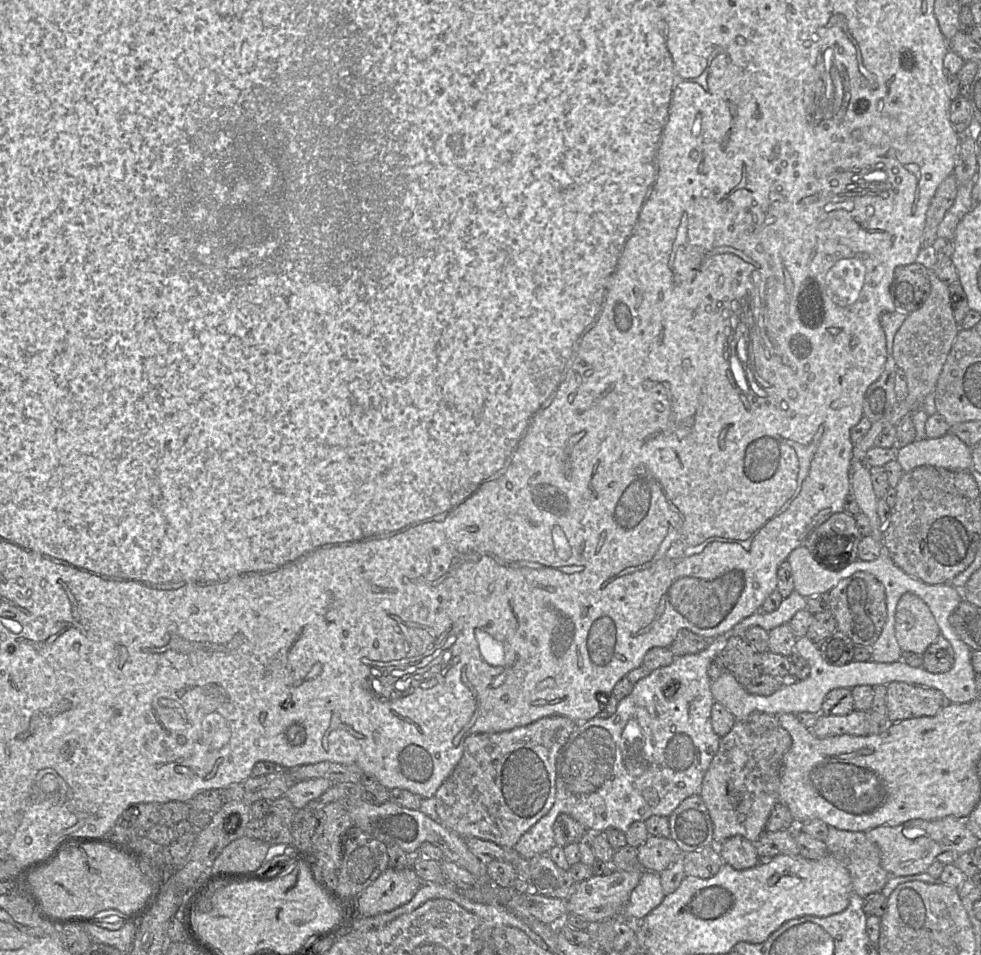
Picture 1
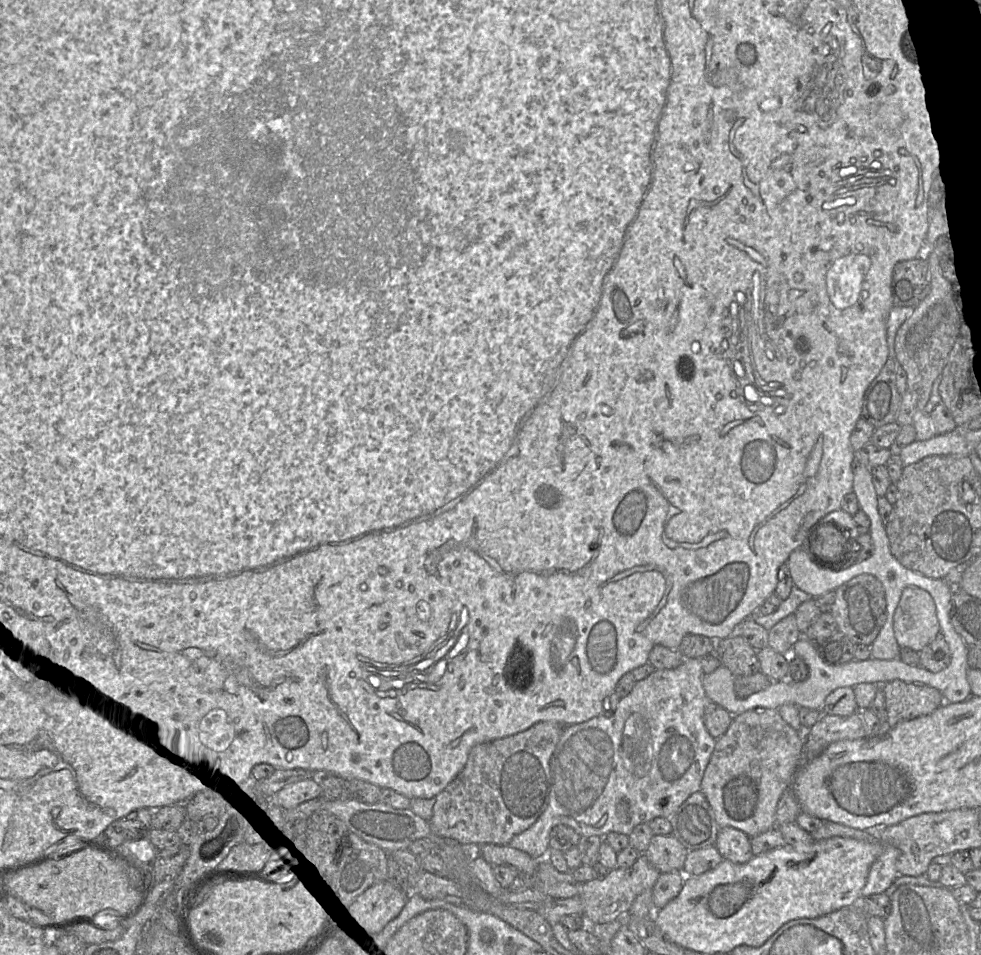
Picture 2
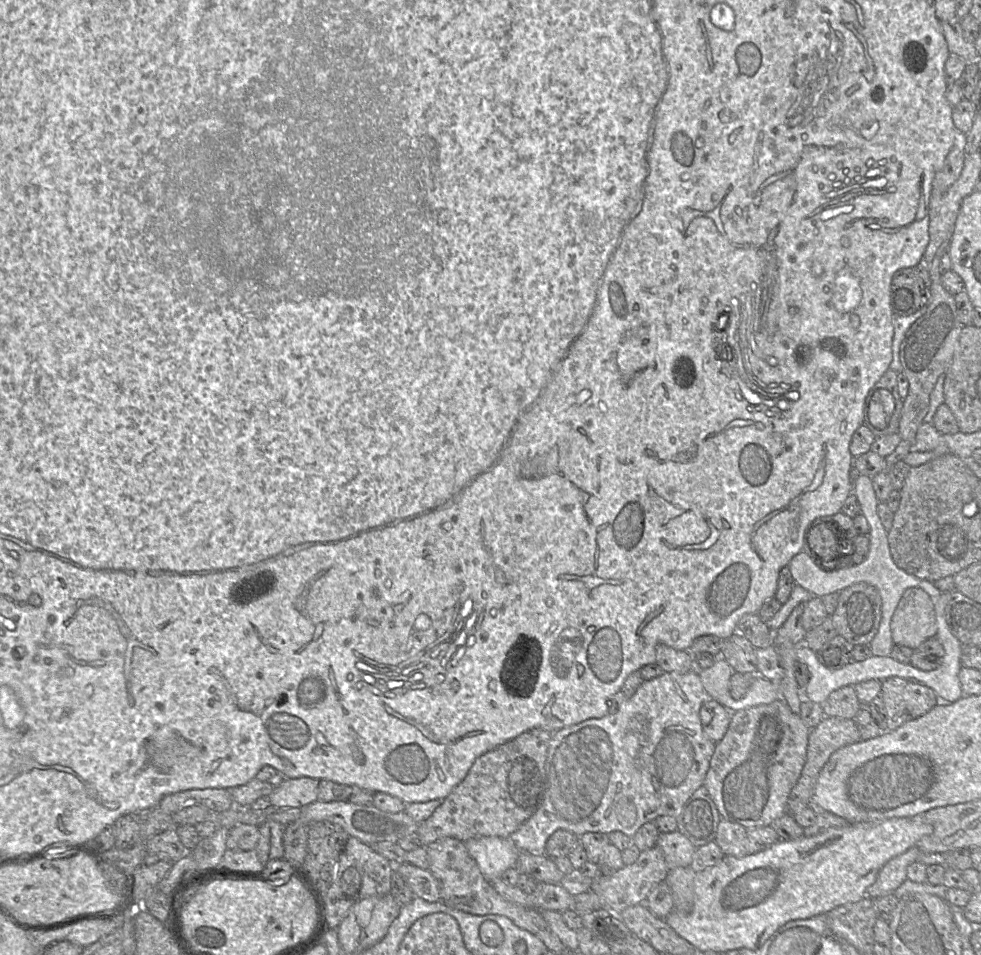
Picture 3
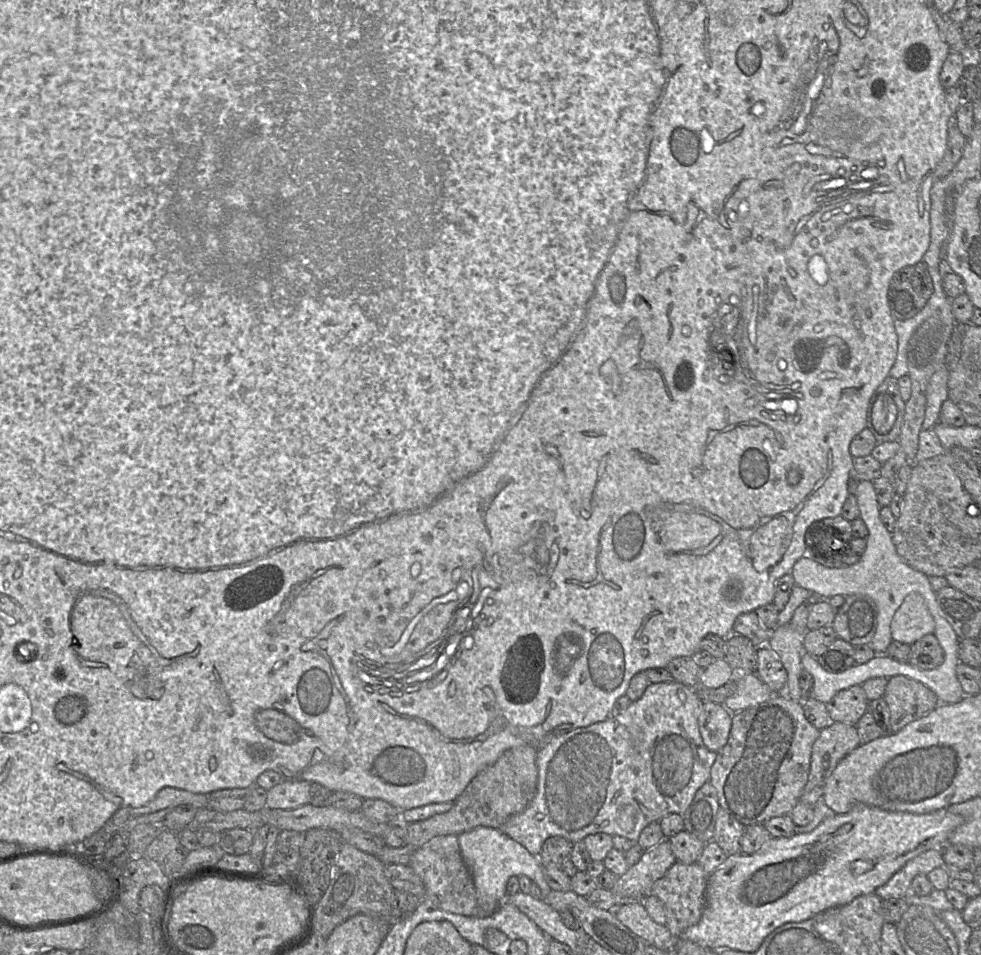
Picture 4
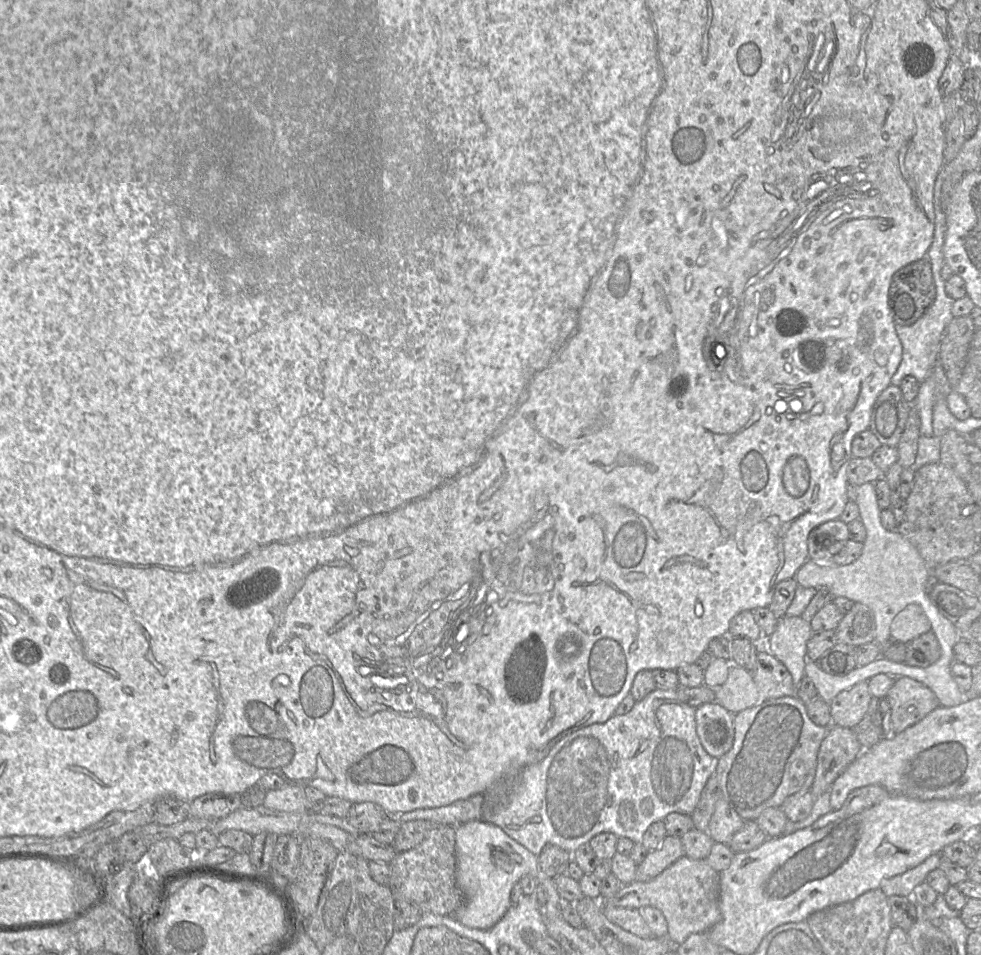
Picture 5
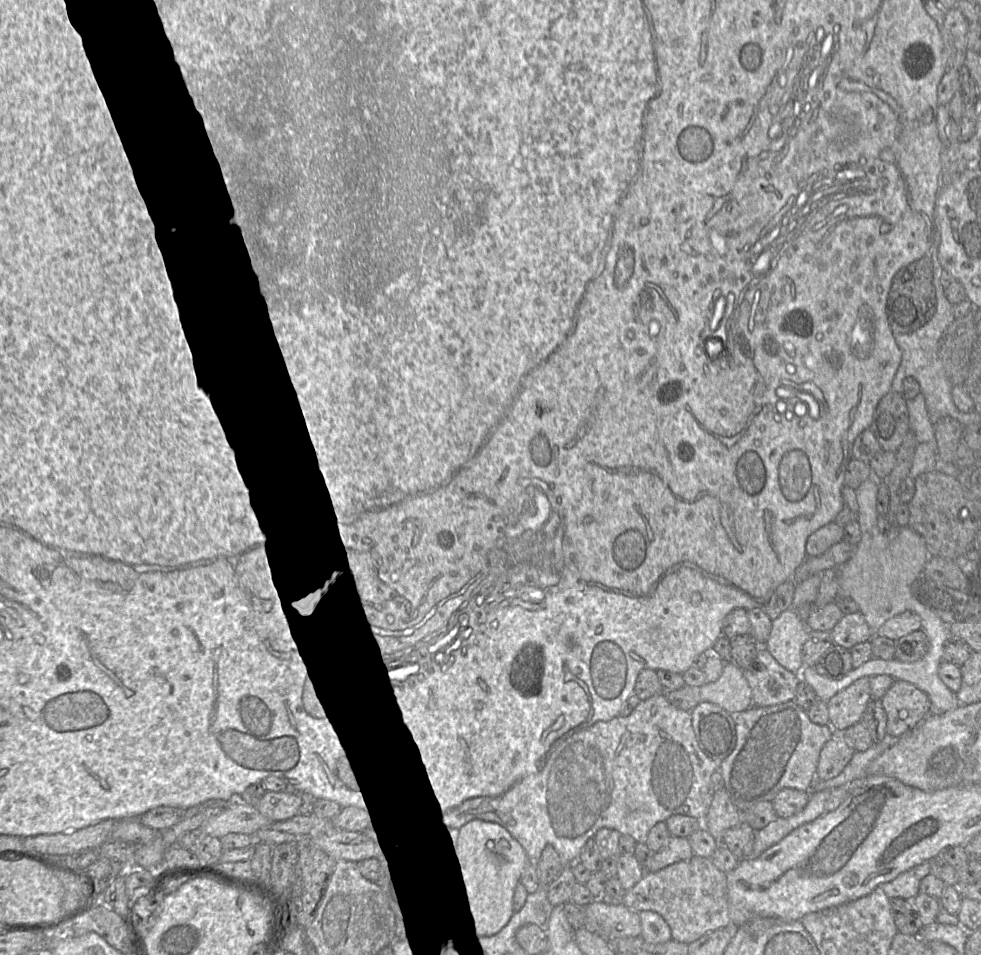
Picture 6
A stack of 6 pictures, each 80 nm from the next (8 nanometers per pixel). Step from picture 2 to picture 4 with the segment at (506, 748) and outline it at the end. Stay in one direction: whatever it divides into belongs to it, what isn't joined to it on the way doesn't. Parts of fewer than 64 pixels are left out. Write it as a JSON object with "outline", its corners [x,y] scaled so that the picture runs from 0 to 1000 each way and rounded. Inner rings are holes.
{"outline":[[[533,780],[517,785],[506,798],[491,806],[465,836],[459,848],[436,858],[417,862],[412,886],[429,887],[444,875],[469,874],[472,871],[493,865],[511,868],[521,857],[543,838],[548,820],[548,784]]]}

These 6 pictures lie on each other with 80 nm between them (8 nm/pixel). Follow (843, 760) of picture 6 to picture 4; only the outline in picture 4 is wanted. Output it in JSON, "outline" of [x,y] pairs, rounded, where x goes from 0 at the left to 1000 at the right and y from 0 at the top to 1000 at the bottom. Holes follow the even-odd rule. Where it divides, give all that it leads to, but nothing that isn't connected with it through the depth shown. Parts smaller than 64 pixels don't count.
{"outline":[[[847,756],[836,764],[828,781],[825,813],[814,840],[830,844],[836,839],[842,819],[853,800],[876,780],[872,759]]]}

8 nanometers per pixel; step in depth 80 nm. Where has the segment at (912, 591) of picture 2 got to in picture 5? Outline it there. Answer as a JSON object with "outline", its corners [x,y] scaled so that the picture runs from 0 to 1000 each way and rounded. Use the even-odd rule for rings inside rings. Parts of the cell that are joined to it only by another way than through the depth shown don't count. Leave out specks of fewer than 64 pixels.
{"outline":[[[928,631],[909,649],[907,665],[925,673],[949,660],[949,653],[937,632]]]}

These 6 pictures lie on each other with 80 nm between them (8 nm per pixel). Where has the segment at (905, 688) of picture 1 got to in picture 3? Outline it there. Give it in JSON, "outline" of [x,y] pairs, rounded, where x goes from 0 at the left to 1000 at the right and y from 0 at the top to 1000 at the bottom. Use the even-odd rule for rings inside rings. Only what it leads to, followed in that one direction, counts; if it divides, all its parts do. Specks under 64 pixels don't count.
{"outline":[[[908,709],[898,714],[897,728],[904,748],[902,764],[912,764],[942,749],[958,735],[951,721],[935,713]]]}

